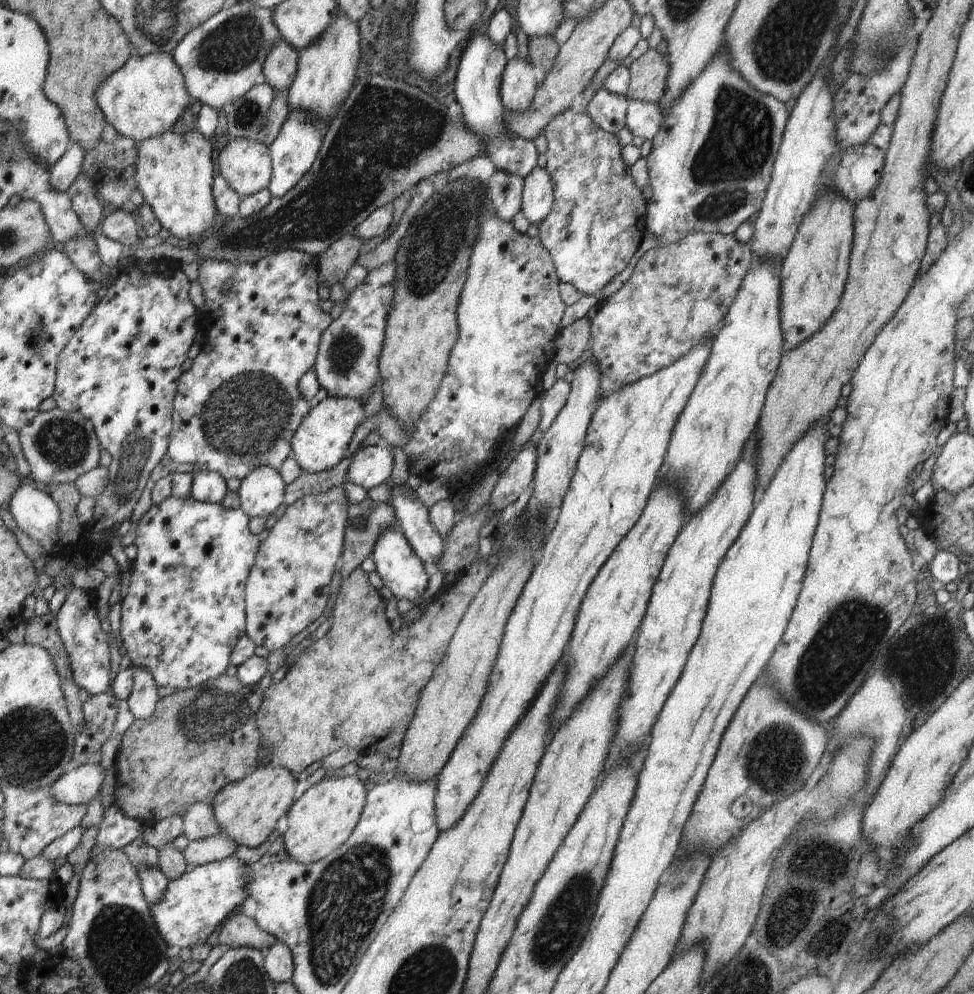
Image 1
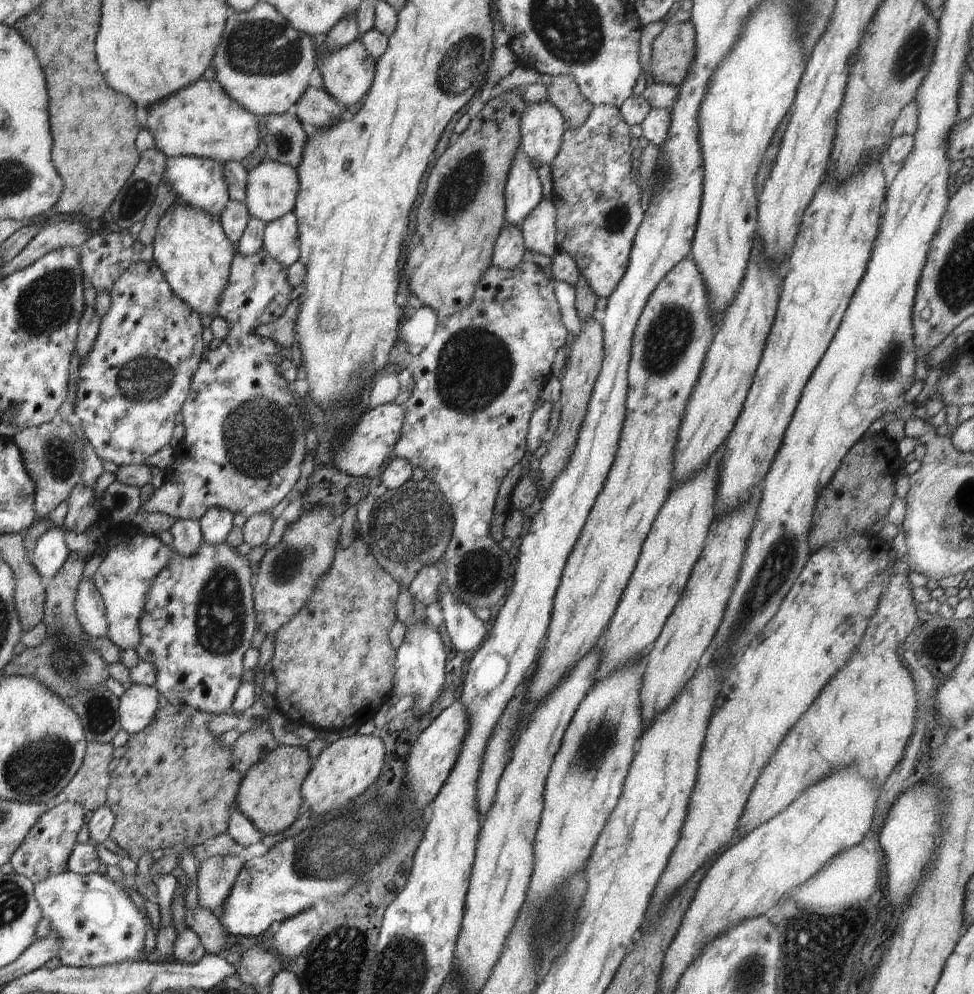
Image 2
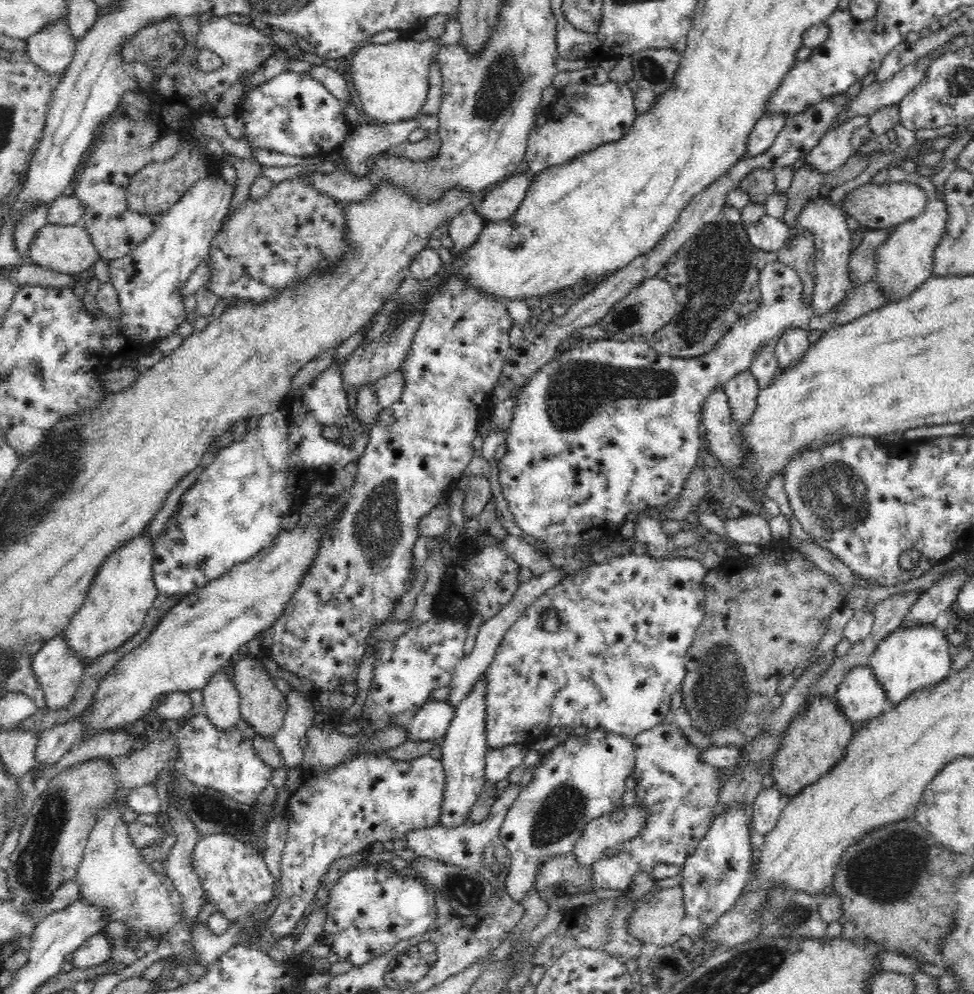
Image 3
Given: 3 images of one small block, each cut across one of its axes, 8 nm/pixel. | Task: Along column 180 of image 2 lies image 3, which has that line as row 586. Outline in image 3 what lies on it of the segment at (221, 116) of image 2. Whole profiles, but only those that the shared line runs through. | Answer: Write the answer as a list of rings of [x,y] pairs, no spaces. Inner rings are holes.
[[[146,529],[111,552],[98,568],[85,601],[62,632],[68,648],[82,657],[84,665],[122,646],[142,628],[148,609],[159,595],[153,579],[153,546]]]

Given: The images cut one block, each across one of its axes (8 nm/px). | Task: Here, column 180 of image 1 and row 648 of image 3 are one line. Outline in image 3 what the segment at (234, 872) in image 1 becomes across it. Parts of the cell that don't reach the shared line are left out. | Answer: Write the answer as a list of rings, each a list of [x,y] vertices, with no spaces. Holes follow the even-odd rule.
[[[926,623],[898,627],[878,643],[869,660],[874,675],[893,705],[901,703],[911,692],[918,691],[919,688],[938,684],[949,674],[951,664],[952,657],[948,653],[946,635],[935,625]]]

